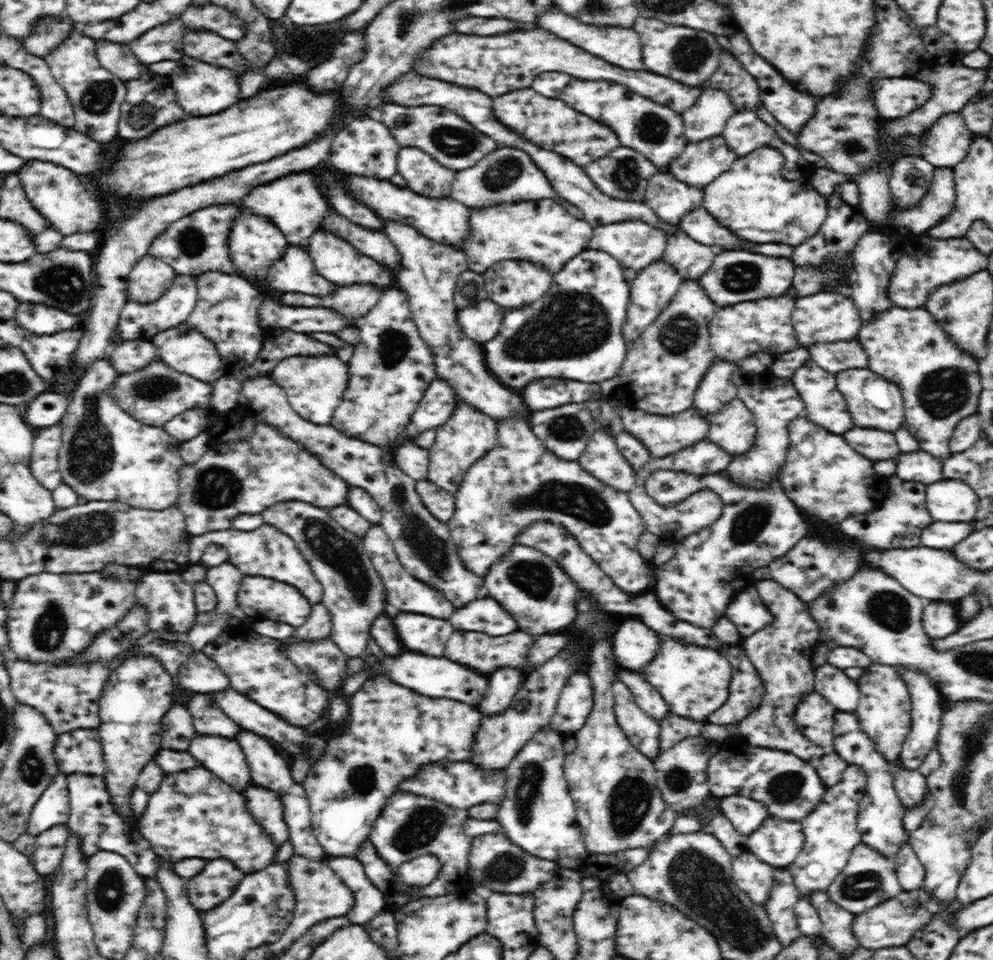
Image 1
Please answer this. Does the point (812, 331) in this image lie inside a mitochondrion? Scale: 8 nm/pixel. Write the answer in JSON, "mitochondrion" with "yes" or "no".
{"mitochondrion":"yes"}

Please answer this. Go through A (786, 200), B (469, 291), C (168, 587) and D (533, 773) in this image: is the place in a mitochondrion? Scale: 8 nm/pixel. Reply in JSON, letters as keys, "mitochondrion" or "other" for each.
{"A":"other","B":"mitochondrion","C":"other","D":"mitochondrion"}

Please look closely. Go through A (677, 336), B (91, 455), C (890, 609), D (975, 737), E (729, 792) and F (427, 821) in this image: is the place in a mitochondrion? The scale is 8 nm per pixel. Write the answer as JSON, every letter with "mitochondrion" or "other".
{"A":"mitochondrion","B":"mitochondrion","C":"mitochondrion","D":"mitochondrion","E":"other","F":"mitochondrion"}

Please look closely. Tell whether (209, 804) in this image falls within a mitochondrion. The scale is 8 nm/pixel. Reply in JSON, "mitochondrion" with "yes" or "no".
{"mitochondrion":"yes"}

